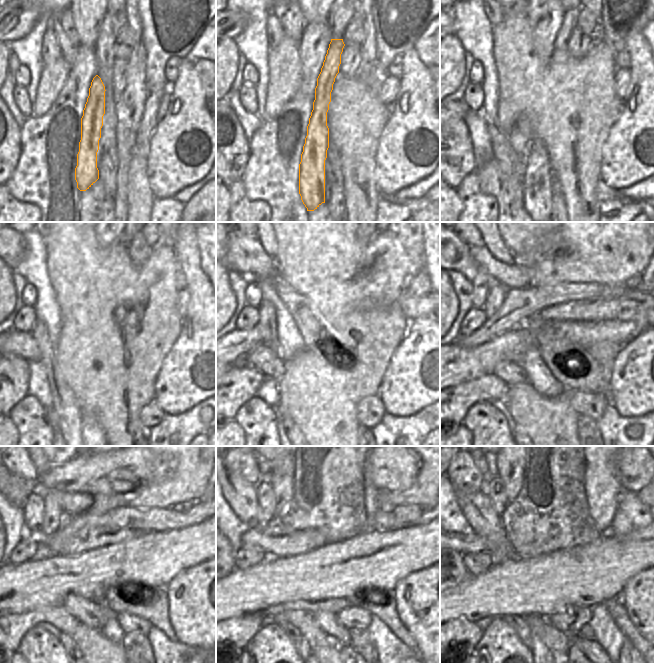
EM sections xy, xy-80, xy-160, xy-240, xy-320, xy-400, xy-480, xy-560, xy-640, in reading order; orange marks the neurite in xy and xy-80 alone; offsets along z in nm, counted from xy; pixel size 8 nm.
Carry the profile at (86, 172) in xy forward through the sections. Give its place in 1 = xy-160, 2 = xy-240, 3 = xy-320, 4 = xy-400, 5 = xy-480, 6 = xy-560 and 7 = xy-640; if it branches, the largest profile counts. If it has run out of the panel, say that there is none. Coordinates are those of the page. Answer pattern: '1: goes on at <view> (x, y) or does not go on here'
1: goes on at xy-160 (538, 178)
2: goes on at xy-240 (90, 425)
3: does not go on here
4: does not go on here
5: does not go on here
6: does not go on here
7: does not go on here

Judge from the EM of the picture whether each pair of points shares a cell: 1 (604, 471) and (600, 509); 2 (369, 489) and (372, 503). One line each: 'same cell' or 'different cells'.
1: same cell
2: same cell

